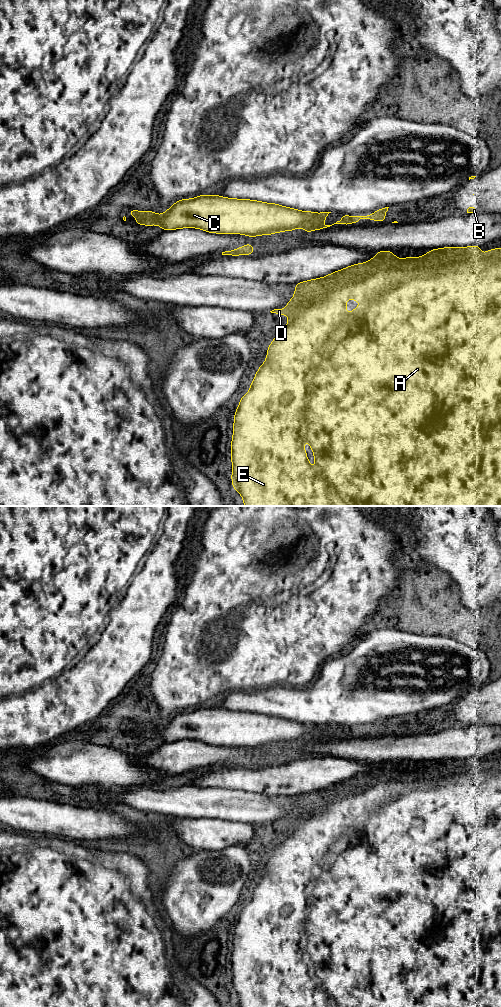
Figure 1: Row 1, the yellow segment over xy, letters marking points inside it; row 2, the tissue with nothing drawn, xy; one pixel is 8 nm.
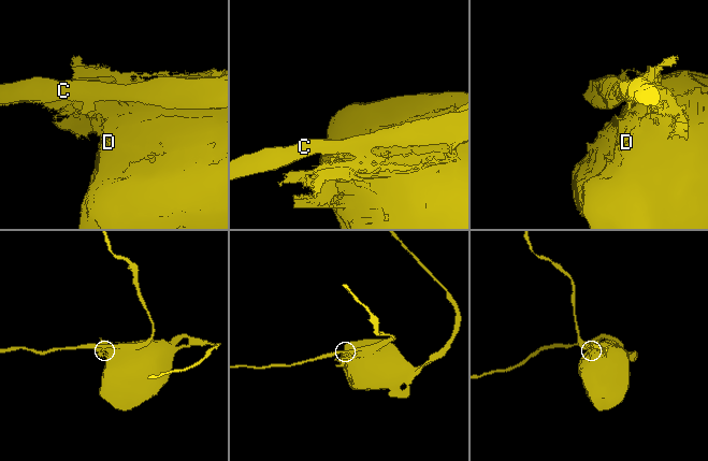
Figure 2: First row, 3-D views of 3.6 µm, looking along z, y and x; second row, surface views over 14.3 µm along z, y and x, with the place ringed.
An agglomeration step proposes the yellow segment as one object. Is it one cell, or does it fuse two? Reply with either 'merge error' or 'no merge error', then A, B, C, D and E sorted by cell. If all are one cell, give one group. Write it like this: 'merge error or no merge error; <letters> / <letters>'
merge error; A B D E / C

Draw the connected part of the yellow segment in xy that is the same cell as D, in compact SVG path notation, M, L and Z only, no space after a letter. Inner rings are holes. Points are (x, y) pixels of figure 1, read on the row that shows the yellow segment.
M480 246L445 247L430 250L422 257L399 259L391 251L375 252L376 256L367 262L354 264L325 277L295 284L293 298L285 309L274 309L271 313L288 315L285 328L279 333L267 349L267 358L259 367L250 390L241 397L235 411L233 438L231 442L232 485L243 498L245 506L501 506L501 249L486 250L483 256ZM349 298L360 301L361 305L345 314ZM304 441L308 441L314 452L317 465L313 468L304 450Z

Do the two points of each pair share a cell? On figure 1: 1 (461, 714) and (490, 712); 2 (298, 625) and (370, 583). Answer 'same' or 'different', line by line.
1: same
2: same

